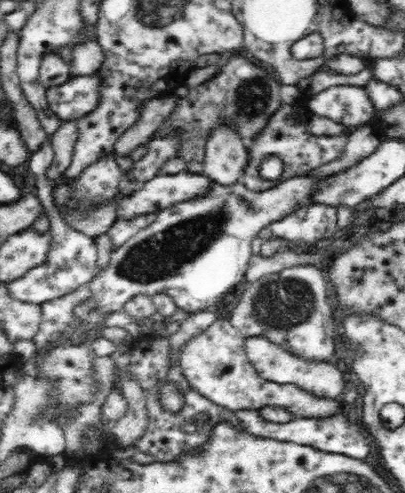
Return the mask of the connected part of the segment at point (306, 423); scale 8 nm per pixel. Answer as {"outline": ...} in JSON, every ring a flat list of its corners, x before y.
{"outline":[[236,410,235,415,238,420,241,420,241,423,245,425,245,428,248,428,249,434,254,435,260,438,268,438,279,440,280,442,292,442,294,444,302,444,304,446,310,446,316,450,321,450,322,452,332,452,338,454,345,454,350,456,353,459,364,460,368,458,370,454,370,446,366,437,362,435,362,432,358,429,356,424,348,421,348,418,344,417,342,414,334,414,330,416,324,416,324,418,298,418,294,417,290,422,266,422,260,415,259,410]]}

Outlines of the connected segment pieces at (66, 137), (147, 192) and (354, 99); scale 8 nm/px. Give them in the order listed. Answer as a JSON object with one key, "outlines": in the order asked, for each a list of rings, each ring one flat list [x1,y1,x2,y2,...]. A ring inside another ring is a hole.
{"outlines":[[[62,121,60,128,52,136,51,146,54,157,46,171,46,176,51,181,58,181,62,177,62,172,70,164,78,135,80,133,74,121]],[[186,170,178,174,154,176,142,184,141,190,123,196,116,208,116,220,158,213,172,204,206,192,212,184,214,182,208,180,206,175,194,175]],[[332,86,309,97,308,109,312,114,328,118,346,128,364,126,375,116,364,87]]]}

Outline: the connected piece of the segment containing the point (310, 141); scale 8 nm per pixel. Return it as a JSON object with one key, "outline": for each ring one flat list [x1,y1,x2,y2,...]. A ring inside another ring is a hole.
{"outline":[[281,103,281,107,277,112,274,112,266,124,264,131,258,134,258,138,253,140,252,147,247,151,250,153,249,163,246,165,245,172,241,176,240,182,249,190,254,192,262,192,275,187,278,187,282,181,288,180,290,177,302,176,307,174,312,169,318,168,326,163,331,163,333,160,340,158,345,149,345,144,348,140,348,135,342,134,338,136,316,136,307,130,304,122,296,122,299,115,299,109,293,105],[267,156,278,156,285,162,284,172,280,176,280,180,274,182,266,182,260,176,260,164]]}

